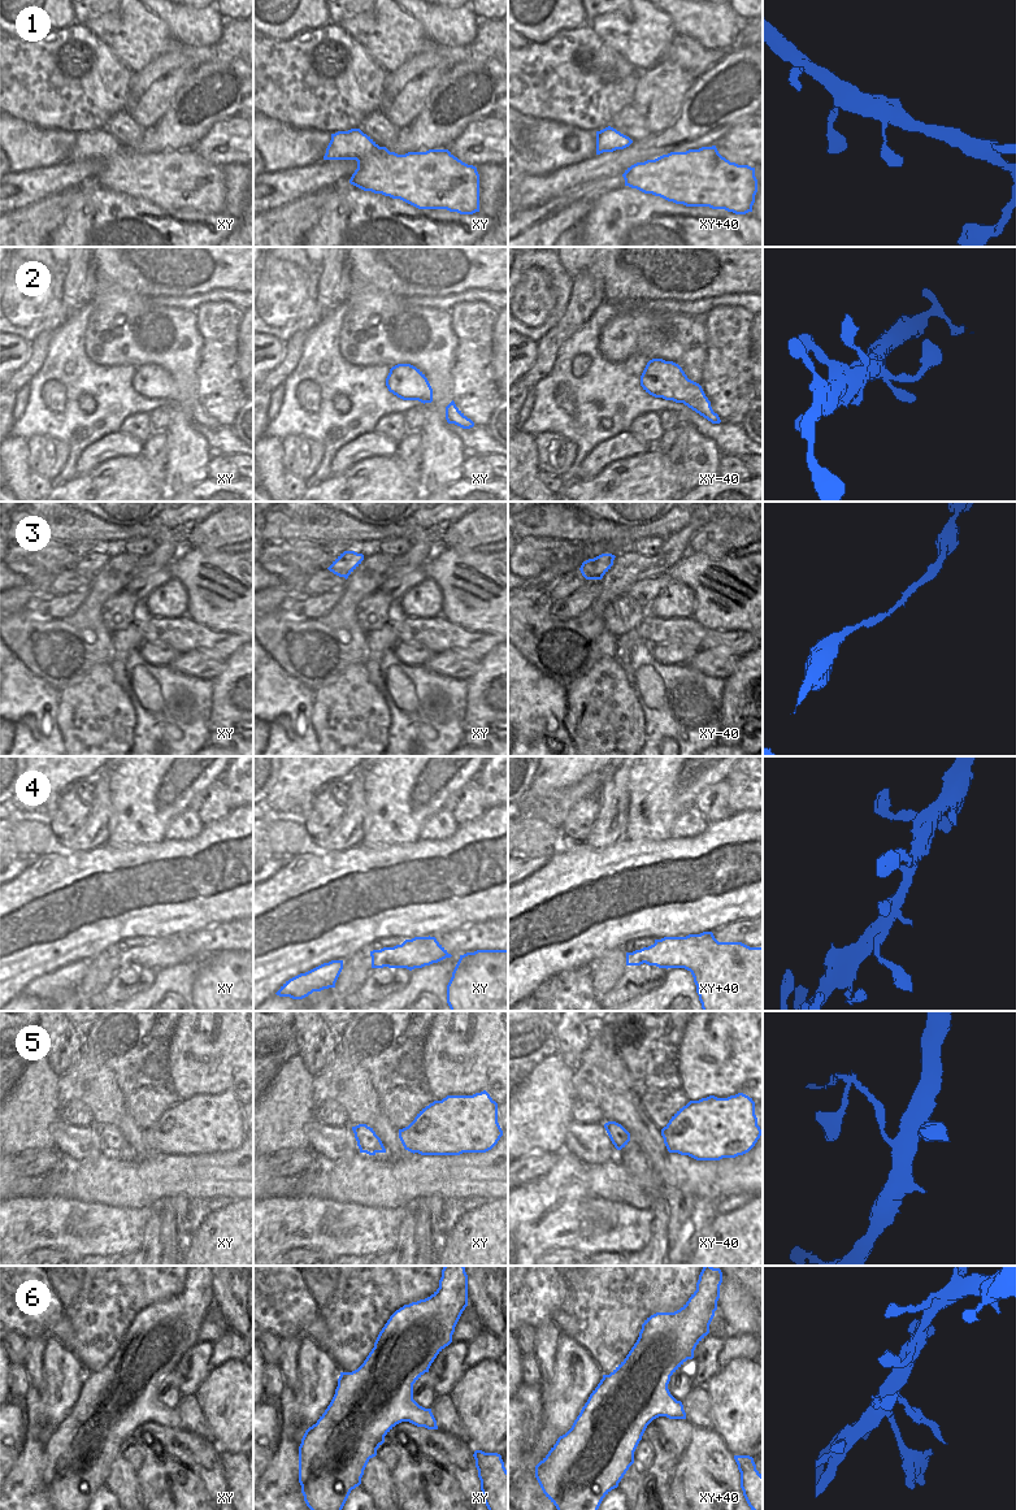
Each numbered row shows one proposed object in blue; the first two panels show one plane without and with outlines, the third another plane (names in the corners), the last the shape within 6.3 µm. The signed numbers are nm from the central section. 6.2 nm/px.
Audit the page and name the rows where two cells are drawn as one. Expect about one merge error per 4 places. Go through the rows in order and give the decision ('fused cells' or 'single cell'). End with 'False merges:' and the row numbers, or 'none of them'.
1: single cell
2: single cell
3: single cell
4: single cell
5: fused cells
6: single cell
False merges: 5

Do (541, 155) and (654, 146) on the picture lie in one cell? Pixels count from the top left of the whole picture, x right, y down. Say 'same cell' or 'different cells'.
different cells

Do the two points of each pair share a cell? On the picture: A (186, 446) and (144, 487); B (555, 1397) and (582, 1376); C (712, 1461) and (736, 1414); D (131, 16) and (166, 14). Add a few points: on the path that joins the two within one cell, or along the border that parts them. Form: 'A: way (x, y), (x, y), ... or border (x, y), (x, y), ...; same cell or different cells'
A: border (164, 481), (165, 487); different cells
B: way (561, 1396), (576, 1382); same cell
C: border (712, 1428), (733, 1456); different cells
D: border (152, 13), (166, 26), (173, 39); different cells

